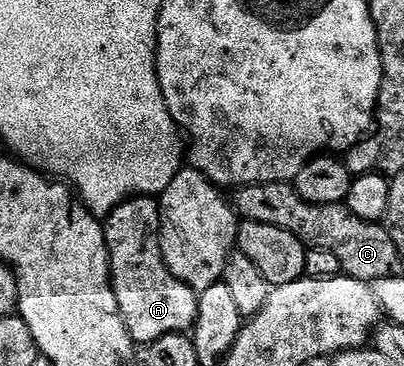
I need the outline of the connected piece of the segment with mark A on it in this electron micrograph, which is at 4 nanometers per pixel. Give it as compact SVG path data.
M133 197L120 203L103 220L104 236L112 266L112 288L118 297L120 315L128 326L133 343L147 345L167 335L182 335L196 326L200 297L170 271L164 260L164 244L160 241L160 204L152 197Z

